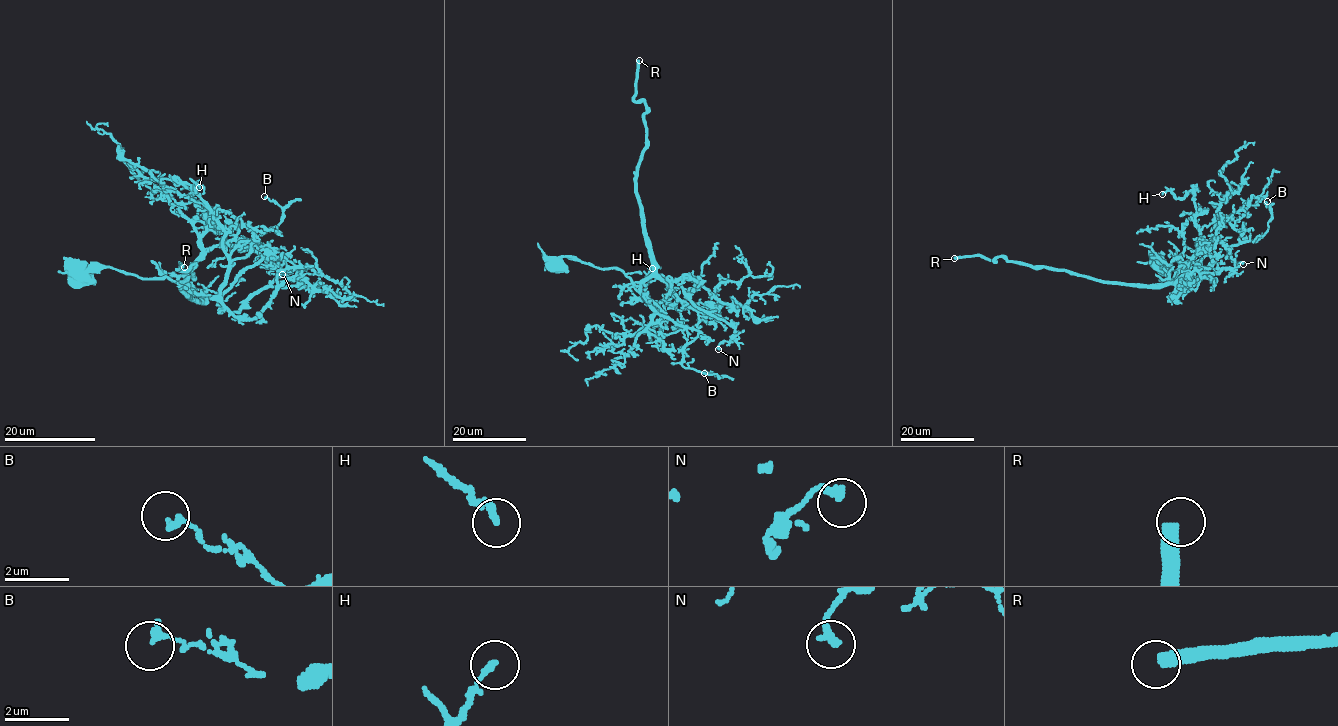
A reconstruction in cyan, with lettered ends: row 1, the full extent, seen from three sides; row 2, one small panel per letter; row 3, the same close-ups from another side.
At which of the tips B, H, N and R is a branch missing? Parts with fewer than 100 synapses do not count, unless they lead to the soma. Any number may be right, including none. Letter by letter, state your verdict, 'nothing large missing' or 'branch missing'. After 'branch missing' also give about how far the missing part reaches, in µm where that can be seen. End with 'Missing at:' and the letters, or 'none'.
B: nothing large missing
H: nothing large missing
N: nothing large missing
R: branch missing | 150 µm
Missing at: R

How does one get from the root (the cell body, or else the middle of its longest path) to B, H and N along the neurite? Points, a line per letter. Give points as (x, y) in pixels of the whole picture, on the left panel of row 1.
B: (81, 275), (111, 267), (173, 282), (214, 246), (257, 252), (237, 243), (280, 221), (282, 209), (264, 196)
H: (81, 275), (111, 267), (214, 295), (229, 259), (224, 228), (184, 183), (193, 192), (194, 183), (199, 187)
N: (81, 275), (111, 267), (143, 278), (168, 277), (237, 311), (263, 288), (302, 279), (282, 274)

